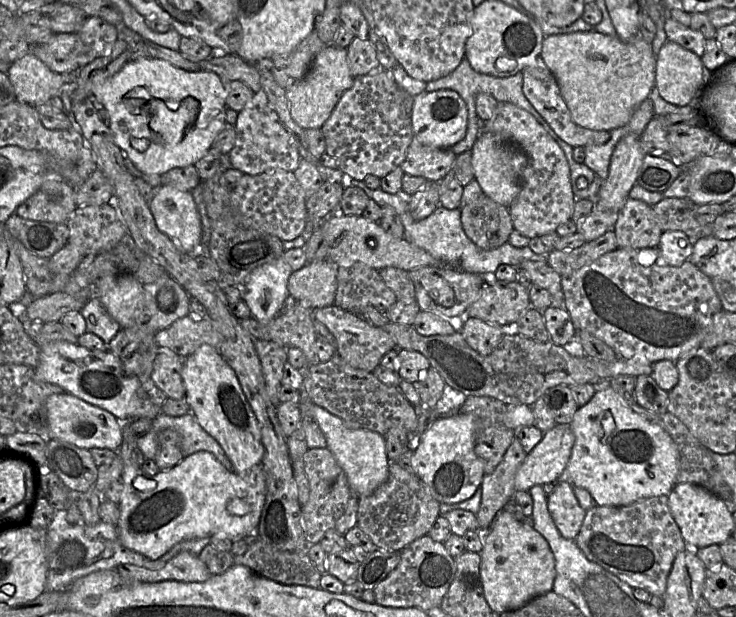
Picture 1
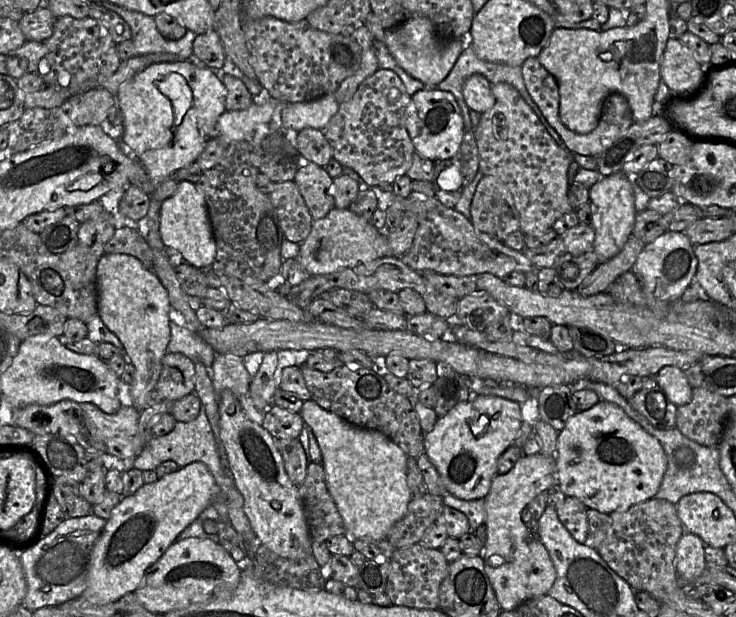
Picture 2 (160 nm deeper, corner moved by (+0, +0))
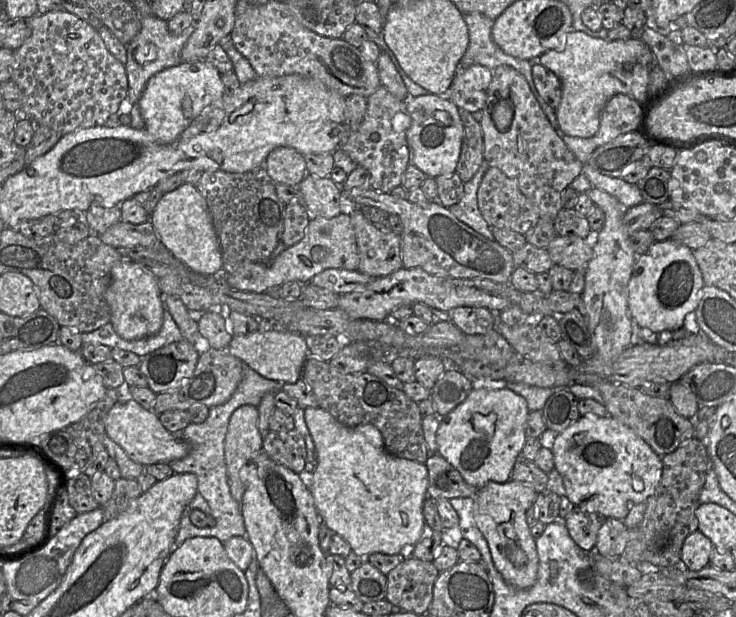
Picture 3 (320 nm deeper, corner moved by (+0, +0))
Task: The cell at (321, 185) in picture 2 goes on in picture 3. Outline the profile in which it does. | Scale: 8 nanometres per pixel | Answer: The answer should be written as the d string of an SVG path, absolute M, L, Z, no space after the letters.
M308 173L299 187L301 202L307 208L310 220L316 217L333 218L344 212L346 194L330 177Z

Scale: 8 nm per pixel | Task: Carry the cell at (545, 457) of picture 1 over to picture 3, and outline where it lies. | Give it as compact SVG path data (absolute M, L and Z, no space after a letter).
M509 480L505 483L488 482L474 497L476 525L488 543L493 563L504 580L518 589L531 587L538 576L536 541L526 520L526 512L534 504L537 495L529 484Z

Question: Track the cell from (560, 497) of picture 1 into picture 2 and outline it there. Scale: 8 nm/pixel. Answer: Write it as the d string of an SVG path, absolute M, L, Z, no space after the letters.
M566 496L563 504L556 508L559 520L580 544L585 544L588 539L587 509L582 501L571 496Z

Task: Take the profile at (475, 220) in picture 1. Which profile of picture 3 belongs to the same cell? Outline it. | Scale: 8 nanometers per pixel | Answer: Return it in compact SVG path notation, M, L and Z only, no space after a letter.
M489 167L477 192L478 208L490 228L509 229L527 235L537 225L540 215L536 206L520 191L517 183L500 169Z

